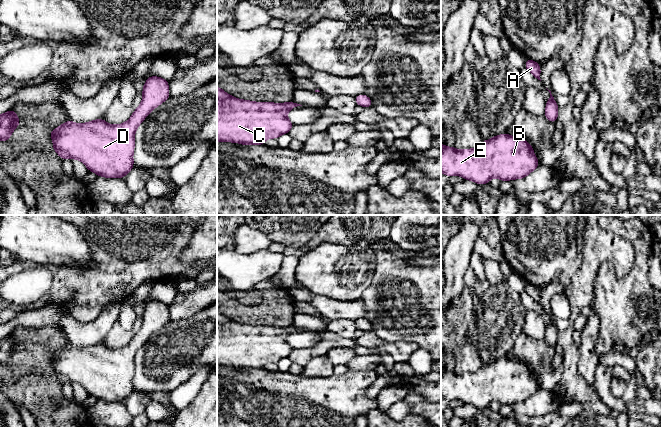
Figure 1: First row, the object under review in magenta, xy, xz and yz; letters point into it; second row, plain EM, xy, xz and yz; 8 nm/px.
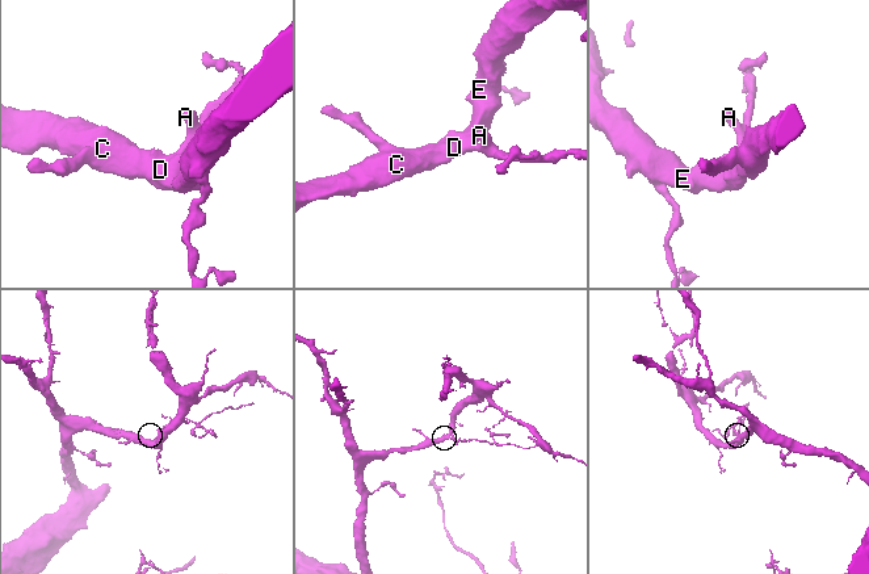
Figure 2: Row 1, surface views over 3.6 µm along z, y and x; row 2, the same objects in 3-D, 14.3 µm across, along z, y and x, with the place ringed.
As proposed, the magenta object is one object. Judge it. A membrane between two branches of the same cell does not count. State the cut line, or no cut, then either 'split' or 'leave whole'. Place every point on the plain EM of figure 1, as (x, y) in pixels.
no cut | leave whole

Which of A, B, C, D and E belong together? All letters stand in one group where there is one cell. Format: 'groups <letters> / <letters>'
groups A B C D E

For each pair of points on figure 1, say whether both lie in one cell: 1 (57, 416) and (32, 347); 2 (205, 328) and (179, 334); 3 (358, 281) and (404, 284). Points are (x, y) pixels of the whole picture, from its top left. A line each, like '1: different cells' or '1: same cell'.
1: same cell
2: same cell
3: different cells

